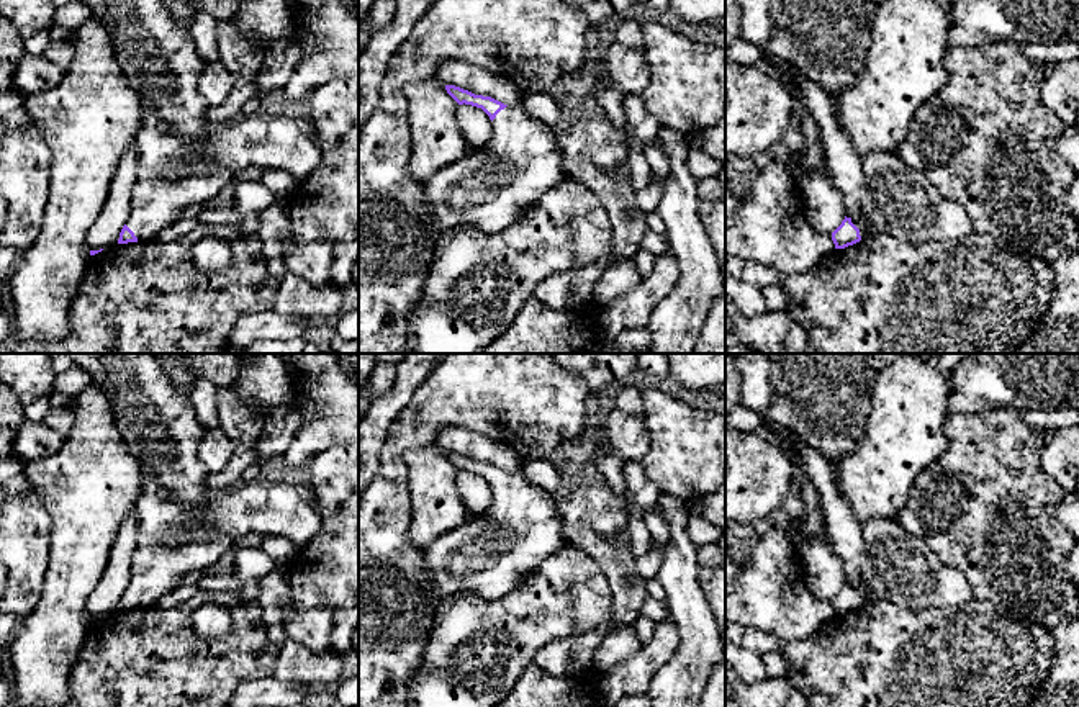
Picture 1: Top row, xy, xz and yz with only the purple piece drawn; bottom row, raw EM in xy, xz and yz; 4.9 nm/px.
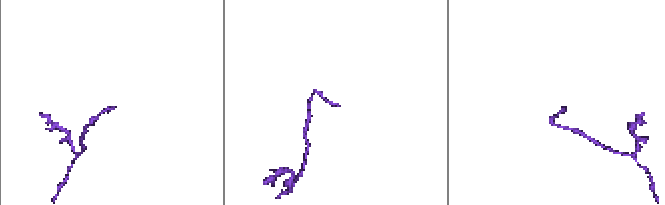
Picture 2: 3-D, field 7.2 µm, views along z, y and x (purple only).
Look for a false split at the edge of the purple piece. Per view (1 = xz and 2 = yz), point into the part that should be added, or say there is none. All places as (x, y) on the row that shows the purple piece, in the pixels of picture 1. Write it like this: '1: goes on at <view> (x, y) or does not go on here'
1: goes on at xz (488, 190)
2: goes on at yz (898, 200)

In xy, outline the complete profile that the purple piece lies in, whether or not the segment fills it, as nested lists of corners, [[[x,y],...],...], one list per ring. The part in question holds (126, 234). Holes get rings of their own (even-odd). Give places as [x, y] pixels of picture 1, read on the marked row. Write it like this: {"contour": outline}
{"contour": [[[264,113],[239,116],[203,141],[141,128],[138,177],[118,244],[154,241],[187,206],[205,205],[249,167],[278,169],[305,182],[321,164],[316,134],[308,118]]]}

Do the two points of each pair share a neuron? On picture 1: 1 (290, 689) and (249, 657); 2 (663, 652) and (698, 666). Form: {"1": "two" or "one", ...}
{"1": "two", "2": "two"}

